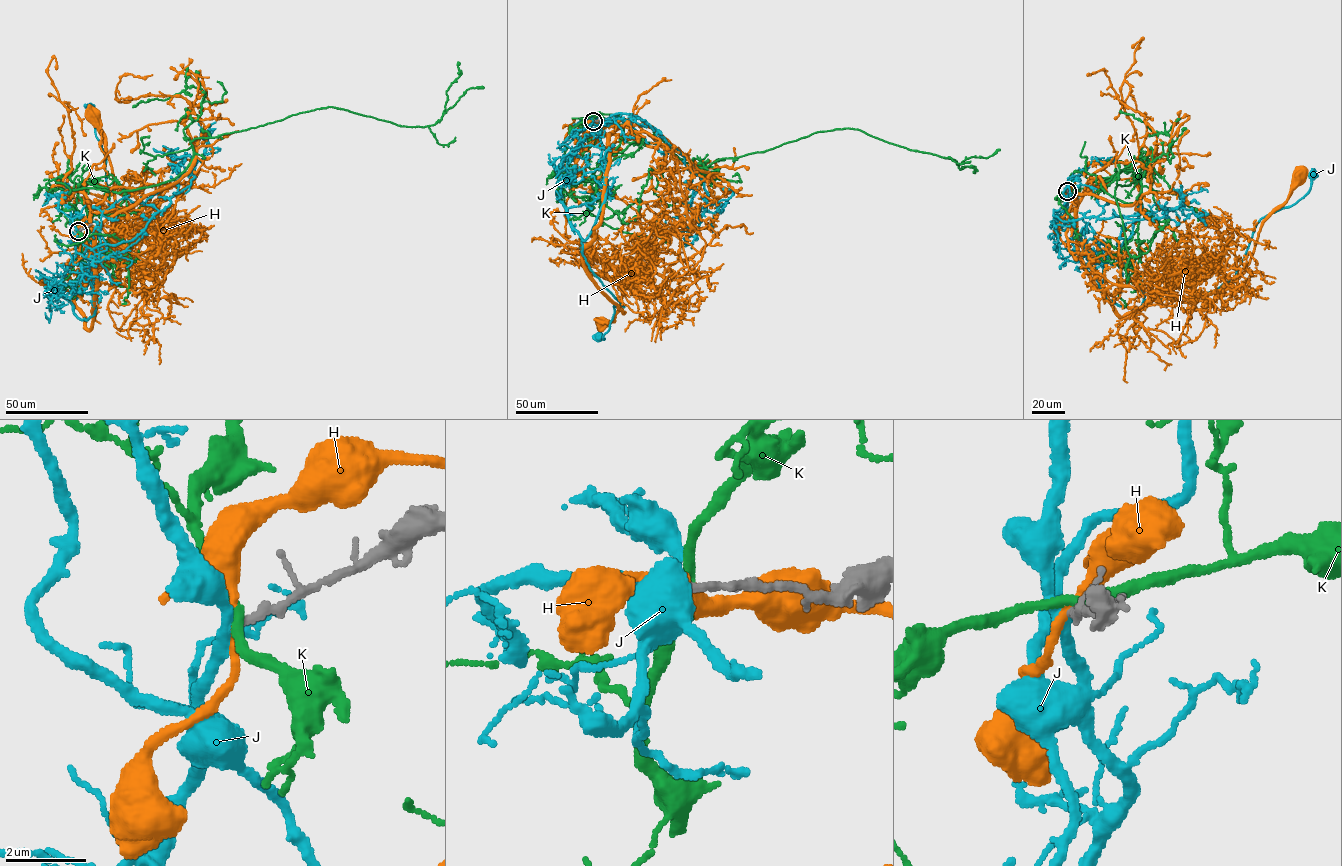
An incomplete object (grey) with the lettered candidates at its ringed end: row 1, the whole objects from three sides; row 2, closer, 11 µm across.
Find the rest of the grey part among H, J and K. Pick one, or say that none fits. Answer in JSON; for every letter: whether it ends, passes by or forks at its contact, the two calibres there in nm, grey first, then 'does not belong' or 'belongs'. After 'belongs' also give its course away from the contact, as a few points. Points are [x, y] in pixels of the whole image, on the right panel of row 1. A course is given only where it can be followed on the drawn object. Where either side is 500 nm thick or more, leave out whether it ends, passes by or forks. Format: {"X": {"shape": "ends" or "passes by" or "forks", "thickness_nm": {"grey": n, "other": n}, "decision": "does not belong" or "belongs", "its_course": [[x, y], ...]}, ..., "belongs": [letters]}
{"H": {"shape": "passes by", "thickness_nm": {"grey": 220, "other": 200}, "decision": "does not belong"}, "J": {"shape": "passes by", "thickness_nm": {"grey": 220, "other": 280}, "decision": "belongs", "its_course": [[1067, 192], [1083, 245], [1119, 257], [1145, 299], [1177, 300], [1234, 276], [1257, 223], [1301, 199], [1313, 176]]}, "K": {"shape": "passes by", "thickness_nm": {"grey": 240, "other": 240}, "decision": "does not belong"}, "belongs": ["J"]}

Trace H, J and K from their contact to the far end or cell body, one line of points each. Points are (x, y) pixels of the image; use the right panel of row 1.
H: (1067, 192), (1083, 269), (1122, 317), (1161, 294), (1202, 295), (1239, 277), (1297, 176)
J: (1067, 192), (1083, 245), (1119, 257), (1145, 299), (1177, 300), (1234, 276), (1257, 223), (1301, 199), (1313, 176)
K: (1066, 191), (1133, 163), (1100, 184), (1132, 203), (1141, 177), (1115, 189), (1131, 257), (1147, 252), (1169, 219)

